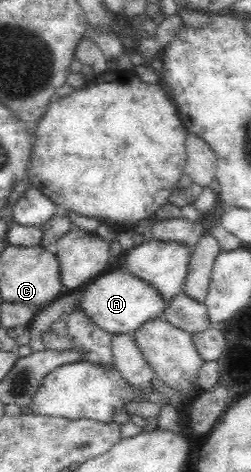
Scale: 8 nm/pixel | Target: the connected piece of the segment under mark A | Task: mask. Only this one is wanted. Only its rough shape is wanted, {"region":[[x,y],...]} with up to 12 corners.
{"region":[[124,269],[75,291],[77,308],[112,335],[162,319],[168,302]]}

